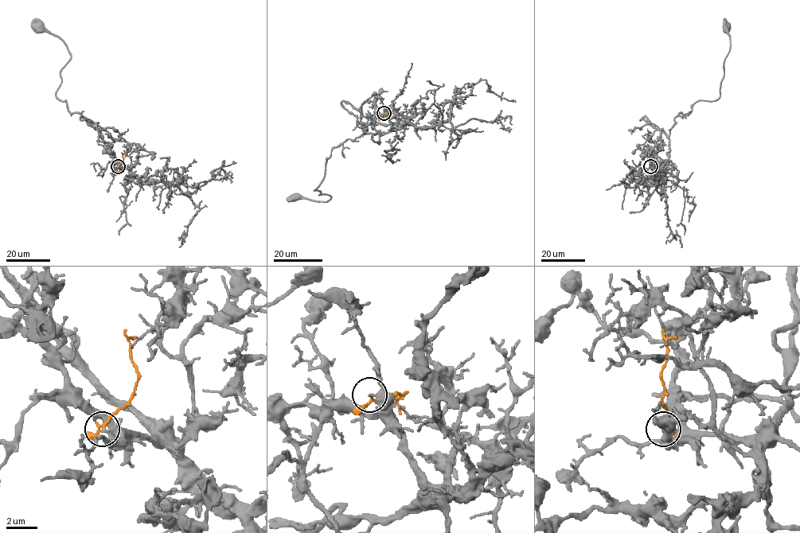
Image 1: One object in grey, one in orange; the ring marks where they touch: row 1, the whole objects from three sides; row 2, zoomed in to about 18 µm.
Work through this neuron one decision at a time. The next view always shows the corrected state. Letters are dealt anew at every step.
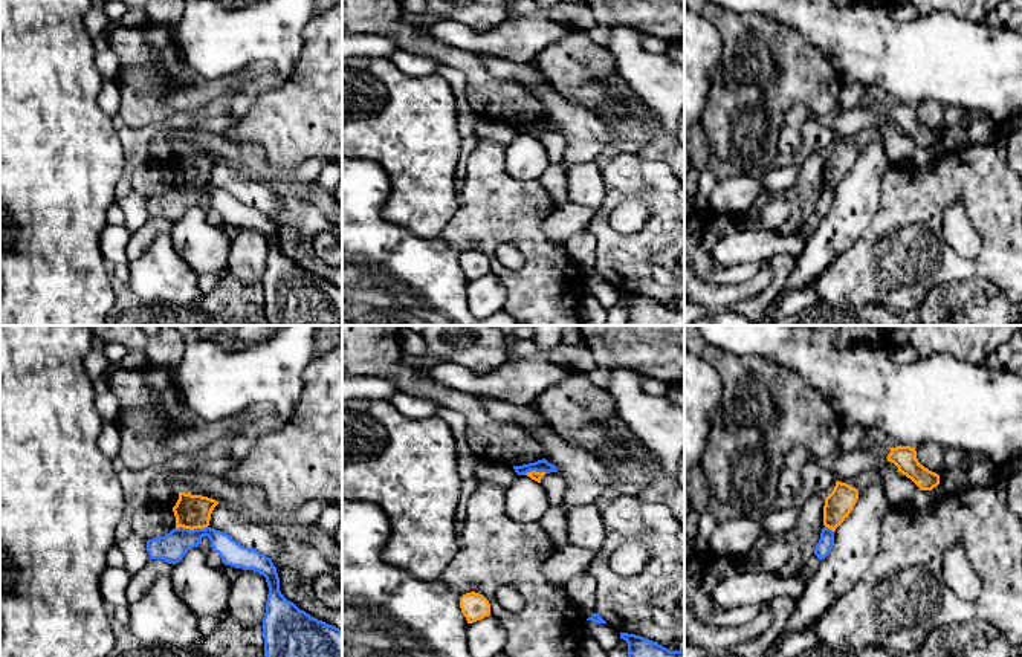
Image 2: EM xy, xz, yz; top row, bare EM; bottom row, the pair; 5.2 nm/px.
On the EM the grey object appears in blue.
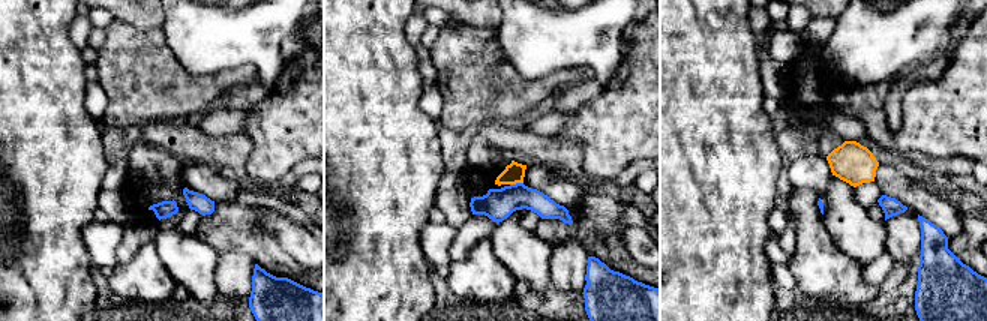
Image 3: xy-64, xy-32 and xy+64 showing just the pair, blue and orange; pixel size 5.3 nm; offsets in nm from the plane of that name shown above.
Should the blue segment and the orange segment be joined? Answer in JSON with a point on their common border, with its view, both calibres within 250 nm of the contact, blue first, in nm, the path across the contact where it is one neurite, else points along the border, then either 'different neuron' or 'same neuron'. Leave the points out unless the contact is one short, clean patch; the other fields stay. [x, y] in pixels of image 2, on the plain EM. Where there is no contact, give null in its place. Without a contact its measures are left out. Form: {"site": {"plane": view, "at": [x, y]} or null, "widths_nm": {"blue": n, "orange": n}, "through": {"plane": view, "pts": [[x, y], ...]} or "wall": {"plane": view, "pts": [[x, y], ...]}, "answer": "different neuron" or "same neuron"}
{"site": {"plane": "xy", "at": [191, 188]}, "widths_nm": {"blue": 150, "orange": 180}, "wall": {"plane": "xy", "pts": [[206, 184], [176, 187]]}, "answer": "different neuron"}

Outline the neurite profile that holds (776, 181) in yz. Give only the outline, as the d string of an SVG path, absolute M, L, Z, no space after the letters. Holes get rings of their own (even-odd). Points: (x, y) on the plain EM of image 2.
M797 165L770 168L759 177L764 189L778 196L790 189L797 182Z

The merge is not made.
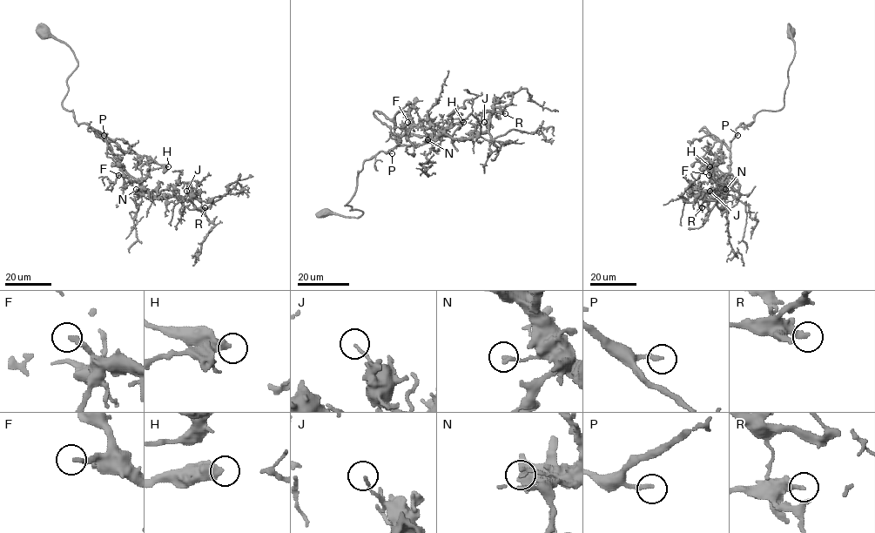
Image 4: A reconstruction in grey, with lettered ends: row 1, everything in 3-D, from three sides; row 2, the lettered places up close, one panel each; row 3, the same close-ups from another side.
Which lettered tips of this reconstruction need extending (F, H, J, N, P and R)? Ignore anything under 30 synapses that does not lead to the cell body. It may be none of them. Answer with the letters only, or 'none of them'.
F

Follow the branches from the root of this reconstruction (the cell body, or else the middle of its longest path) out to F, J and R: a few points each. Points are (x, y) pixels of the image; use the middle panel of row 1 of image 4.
F: (325, 213), (354, 218), (362, 213), (345, 205), (363, 163), (380, 151), (427, 139), (420, 127), (407, 122)
J: (325, 213), (362, 213), (345, 205), (363, 163), (380, 151), (445, 132), (478, 137), (488, 130), (484, 122)
R: (325, 213), (362, 213), (345, 205), (363, 163), (380, 151), (445, 132), (471, 138), (485, 112), (505, 113)

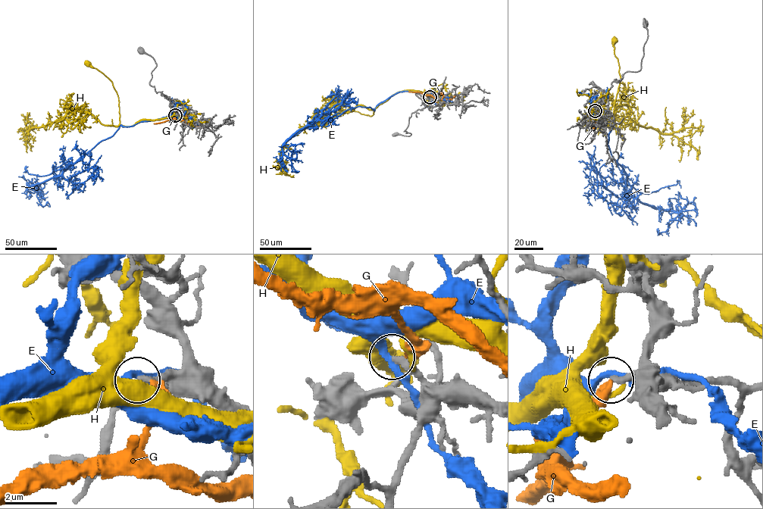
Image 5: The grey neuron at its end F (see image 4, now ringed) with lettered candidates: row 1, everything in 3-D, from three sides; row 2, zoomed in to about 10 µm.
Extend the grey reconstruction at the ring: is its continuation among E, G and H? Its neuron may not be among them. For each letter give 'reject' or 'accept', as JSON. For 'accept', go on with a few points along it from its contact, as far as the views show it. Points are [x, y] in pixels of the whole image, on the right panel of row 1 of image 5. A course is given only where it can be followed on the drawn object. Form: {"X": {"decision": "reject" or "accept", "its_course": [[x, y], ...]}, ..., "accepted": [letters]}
{"E": {"decision": "reject"}, "G": {"decision": "reject"}, "H": {"decision": "reject"}, "accepted": []}

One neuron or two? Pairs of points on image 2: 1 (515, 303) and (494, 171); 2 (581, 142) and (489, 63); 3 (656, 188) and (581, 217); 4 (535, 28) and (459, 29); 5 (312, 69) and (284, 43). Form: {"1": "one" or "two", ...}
{"1": "one", "2": "one", "3": "two", "4": "one", "5": "two"}

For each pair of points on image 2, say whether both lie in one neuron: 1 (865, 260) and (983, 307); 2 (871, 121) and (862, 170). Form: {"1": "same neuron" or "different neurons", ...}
{"1": "different neurons", "2": "different neurons"}

